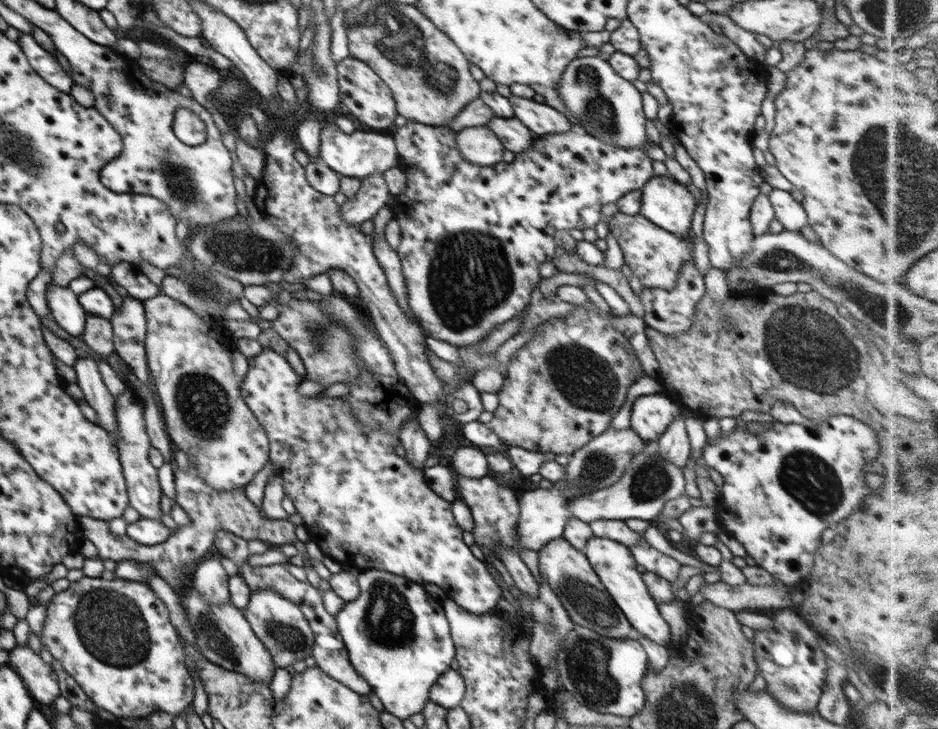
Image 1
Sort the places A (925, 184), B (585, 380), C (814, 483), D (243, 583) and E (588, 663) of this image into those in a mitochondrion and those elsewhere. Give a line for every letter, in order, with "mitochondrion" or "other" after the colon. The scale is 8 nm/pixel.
A: mitochondrion
B: mitochondrion
C: mitochondrion
D: other
E: mitochondrion

